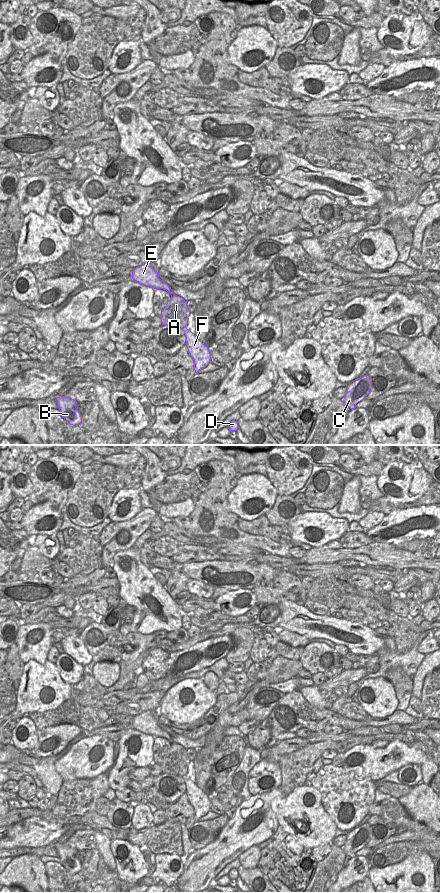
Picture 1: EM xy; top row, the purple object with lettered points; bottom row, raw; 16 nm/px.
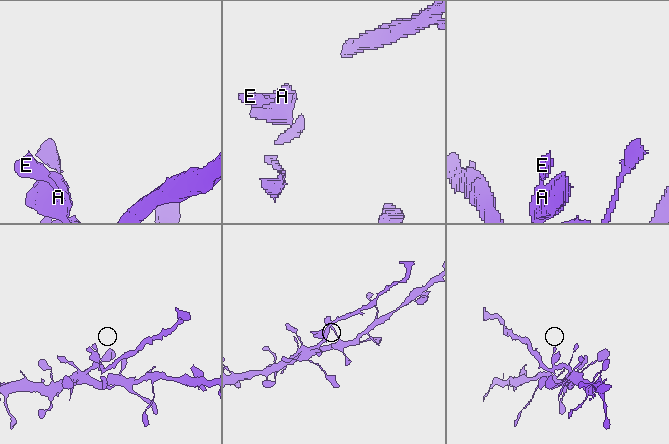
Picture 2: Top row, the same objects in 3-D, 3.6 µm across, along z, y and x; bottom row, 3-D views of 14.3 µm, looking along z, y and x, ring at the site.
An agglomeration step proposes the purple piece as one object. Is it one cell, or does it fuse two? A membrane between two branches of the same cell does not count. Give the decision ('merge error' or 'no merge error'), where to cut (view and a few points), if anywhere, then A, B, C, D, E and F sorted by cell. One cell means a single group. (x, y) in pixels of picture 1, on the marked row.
no merge error; cut none; groups A B C D E F

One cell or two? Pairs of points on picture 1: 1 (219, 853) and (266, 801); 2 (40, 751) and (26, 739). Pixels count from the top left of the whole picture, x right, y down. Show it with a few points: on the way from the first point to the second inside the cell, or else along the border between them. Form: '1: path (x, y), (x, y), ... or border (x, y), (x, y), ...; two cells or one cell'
1: path (234, 838), (238, 834), (241, 817), (251, 812); one cell
2: border (38, 731), (37, 743), (31, 749), (21, 750); two cells

